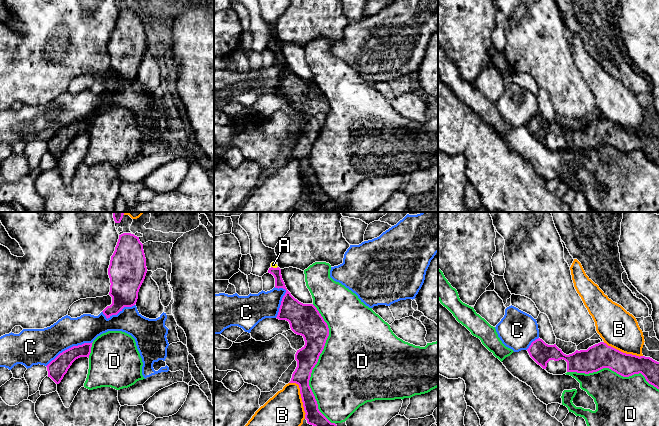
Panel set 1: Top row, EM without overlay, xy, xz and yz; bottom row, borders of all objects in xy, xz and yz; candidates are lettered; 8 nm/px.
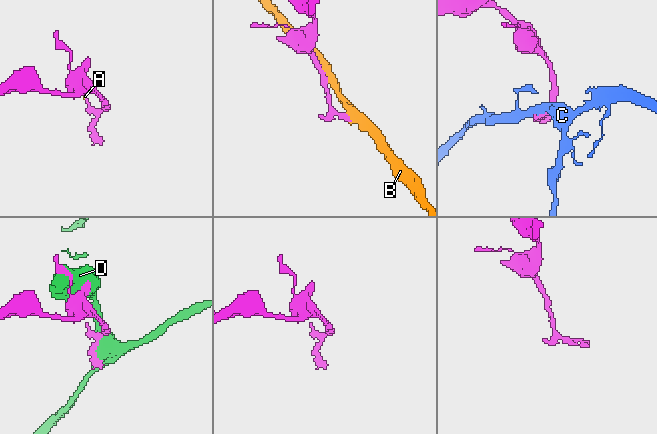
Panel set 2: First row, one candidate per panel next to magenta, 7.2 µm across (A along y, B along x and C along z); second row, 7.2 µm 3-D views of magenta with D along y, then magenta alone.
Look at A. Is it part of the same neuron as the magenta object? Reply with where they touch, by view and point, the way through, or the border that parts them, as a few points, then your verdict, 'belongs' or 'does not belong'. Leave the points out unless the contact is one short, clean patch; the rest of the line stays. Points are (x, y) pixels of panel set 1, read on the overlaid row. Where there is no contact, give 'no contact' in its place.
meets magenta in xz at (274, 268); runs through xz (276, 272), (274, 268), (273, 264); belongs

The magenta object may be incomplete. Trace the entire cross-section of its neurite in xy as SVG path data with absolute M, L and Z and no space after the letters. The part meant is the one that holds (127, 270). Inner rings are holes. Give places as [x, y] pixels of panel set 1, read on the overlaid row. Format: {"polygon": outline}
{"polygon": "M131 233L119 235L108 268L112 304L102 311L107 319L124 307L136 304L146 273L146 258L139 237Z"}

